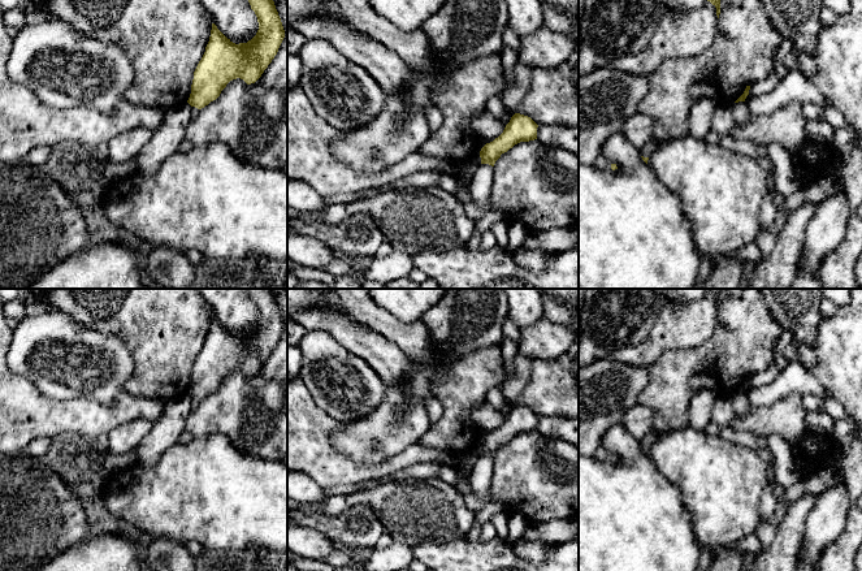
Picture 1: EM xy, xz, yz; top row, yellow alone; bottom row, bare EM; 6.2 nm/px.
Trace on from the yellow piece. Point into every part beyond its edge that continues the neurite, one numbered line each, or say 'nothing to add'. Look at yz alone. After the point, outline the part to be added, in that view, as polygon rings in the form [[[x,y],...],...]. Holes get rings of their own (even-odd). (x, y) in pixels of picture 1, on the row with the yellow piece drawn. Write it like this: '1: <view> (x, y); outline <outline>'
1: yz (601, 163); outline [[[599,155],[595,159],[595,161],[593,163],[593,165],[599,170],[610,170],[611,169],[611,163],[603,155]]]

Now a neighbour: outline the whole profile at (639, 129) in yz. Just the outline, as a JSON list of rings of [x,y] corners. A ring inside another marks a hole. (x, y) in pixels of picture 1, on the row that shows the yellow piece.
[[[636,112],[623,126],[621,133],[638,150],[654,137],[654,121],[651,117]]]

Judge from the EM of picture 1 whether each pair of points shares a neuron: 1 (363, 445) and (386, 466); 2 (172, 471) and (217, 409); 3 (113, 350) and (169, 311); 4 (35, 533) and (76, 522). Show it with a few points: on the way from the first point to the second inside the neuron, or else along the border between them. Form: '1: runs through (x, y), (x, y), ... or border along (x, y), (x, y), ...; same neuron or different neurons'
1: border along (410, 445), (381, 463), (360, 464), (354, 461); different neurons
2: border along (195, 436), (221, 433), (228, 440); different neurons
3: border along (96, 331), (116, 333), (125, 342), (133, 372); different neurons
4: runs through (46, 523), (65, 522); same neuron

